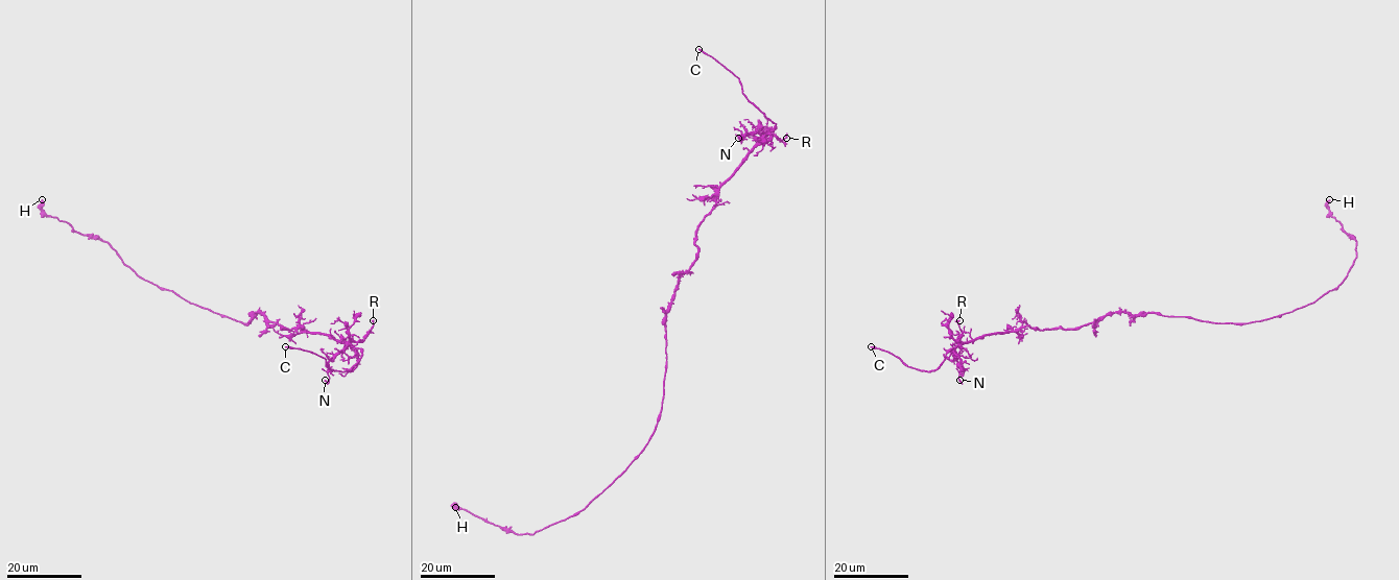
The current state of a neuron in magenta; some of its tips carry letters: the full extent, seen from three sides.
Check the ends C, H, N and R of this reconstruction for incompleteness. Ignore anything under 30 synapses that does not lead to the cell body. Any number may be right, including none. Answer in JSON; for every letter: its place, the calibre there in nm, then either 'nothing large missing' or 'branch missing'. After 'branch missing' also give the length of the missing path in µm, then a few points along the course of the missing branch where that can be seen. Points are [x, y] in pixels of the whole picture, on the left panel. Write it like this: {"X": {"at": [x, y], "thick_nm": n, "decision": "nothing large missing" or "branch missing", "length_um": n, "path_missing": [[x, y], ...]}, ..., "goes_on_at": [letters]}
{"C": {"at": [285, 346], "thick_nm": 200, "decision": "branch missing", "length_um": 20, "path_missing": [[285, 346], [253, 343], [243, 362]]}, "H": {"at": [42, 199], "thick_nm": 280, "decision": "nothing large missing"}, "N": {"at": [325, 380], "thick_nm": 90, "decision": "nothing large missing"}, "R": {"at": [373, 320], "thick_nm": 120, "decision": "nothing large missing"}, "goes_on_at": ["C"]}

